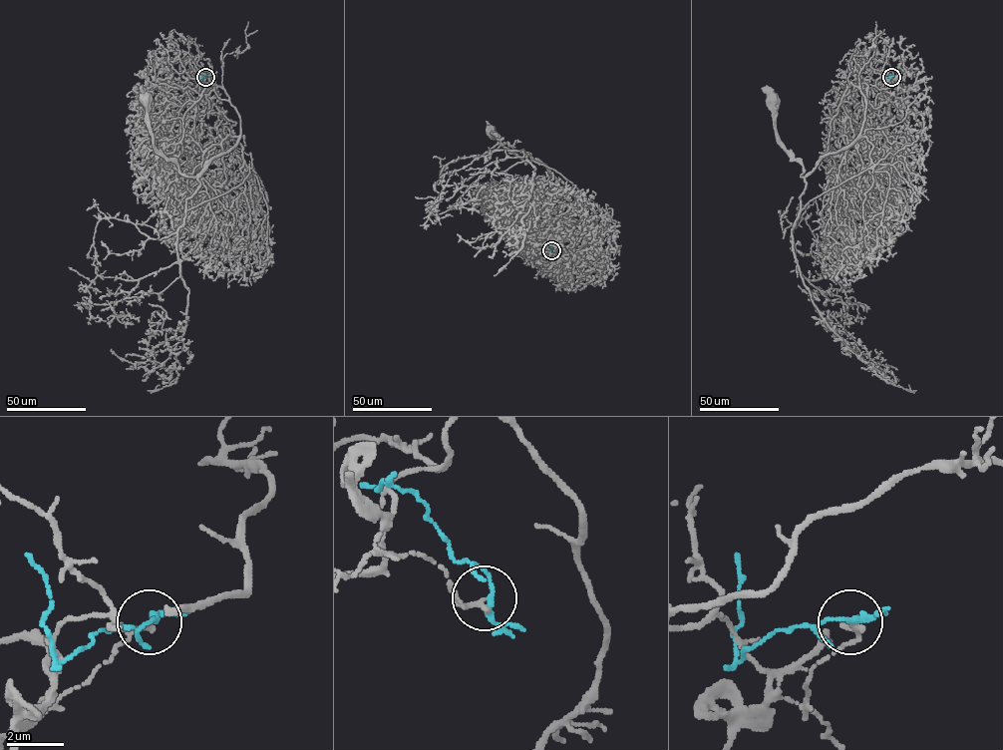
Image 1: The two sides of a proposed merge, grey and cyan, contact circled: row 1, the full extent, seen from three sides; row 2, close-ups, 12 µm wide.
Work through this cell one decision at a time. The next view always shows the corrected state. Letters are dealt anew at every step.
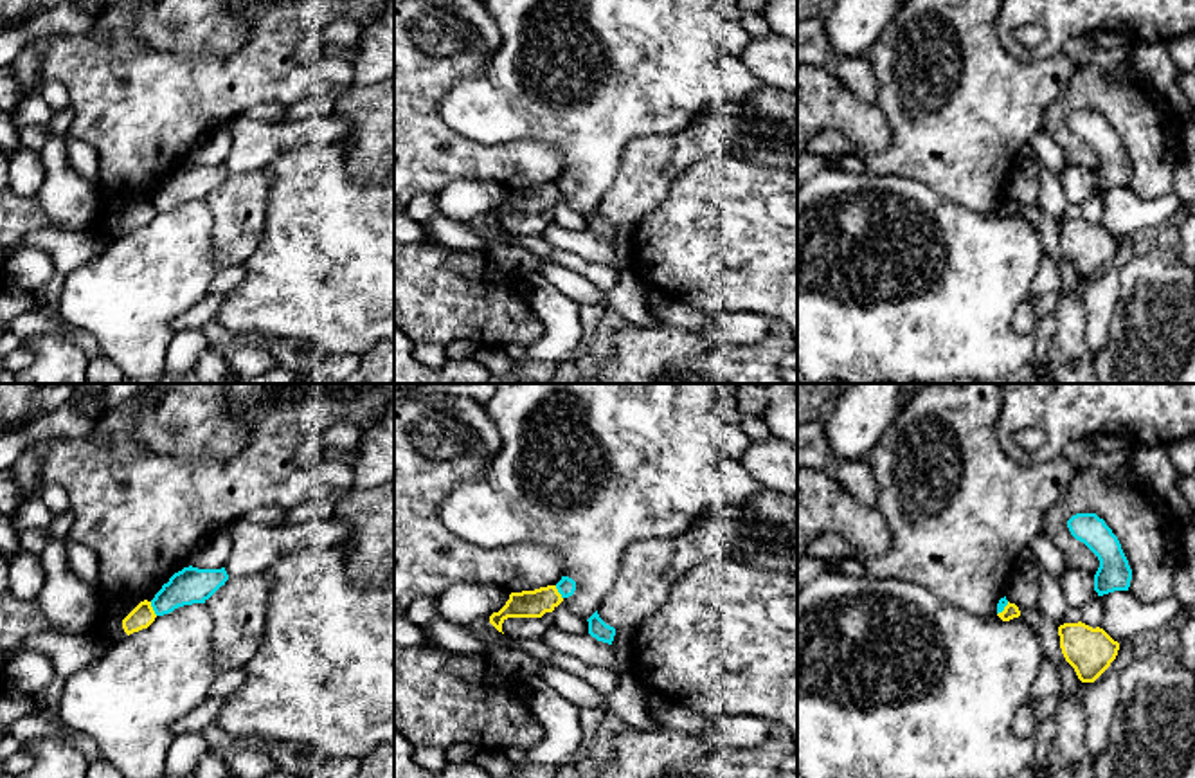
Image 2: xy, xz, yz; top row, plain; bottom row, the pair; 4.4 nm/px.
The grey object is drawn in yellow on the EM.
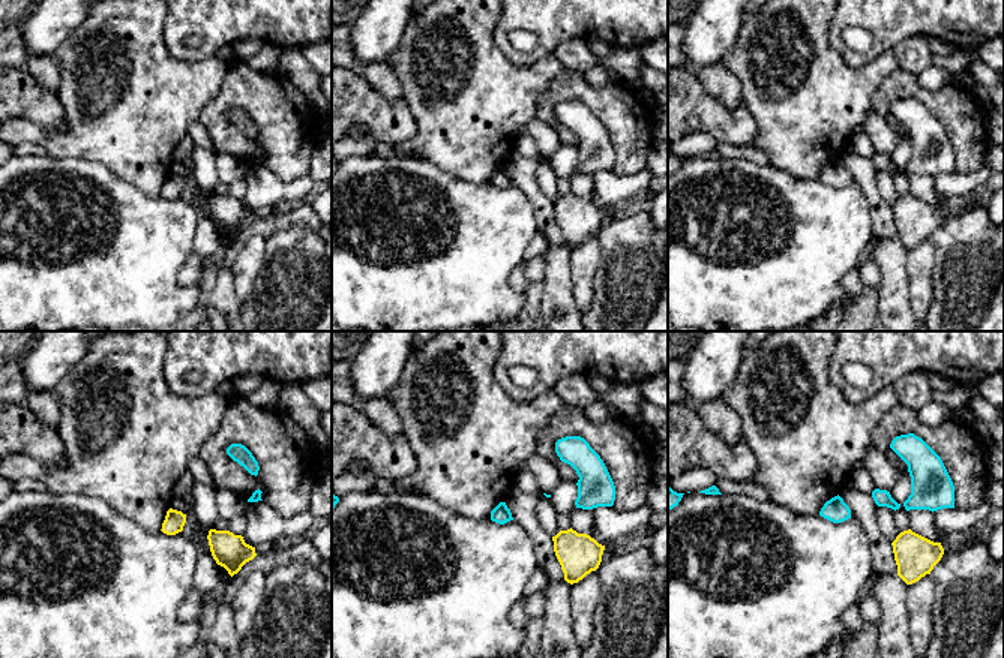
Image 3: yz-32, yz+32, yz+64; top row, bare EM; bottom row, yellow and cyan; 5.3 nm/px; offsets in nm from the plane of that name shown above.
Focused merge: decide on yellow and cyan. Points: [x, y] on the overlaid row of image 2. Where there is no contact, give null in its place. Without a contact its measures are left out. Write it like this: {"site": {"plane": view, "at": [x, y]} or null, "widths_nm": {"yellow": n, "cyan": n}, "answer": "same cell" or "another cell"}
{"site": {"plane": "xy", "at": [152, 609]}, "widths_nm": {"yellow": 100, "cyan": 160}, "answer": "another cell"}

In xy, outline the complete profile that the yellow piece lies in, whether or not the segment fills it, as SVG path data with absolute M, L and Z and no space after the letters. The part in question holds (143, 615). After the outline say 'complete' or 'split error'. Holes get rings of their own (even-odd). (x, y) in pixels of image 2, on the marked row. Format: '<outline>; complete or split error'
M140 602L124 620L122 629L130 636L142 629L148 629L155 621L157 614L151 607L151 602Z; complete

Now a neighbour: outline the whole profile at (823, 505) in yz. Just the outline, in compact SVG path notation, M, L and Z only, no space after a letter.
M797 468L797 560L822 535L842 538L858 560L891 549L891 531L876 506L851 497L831 472Z

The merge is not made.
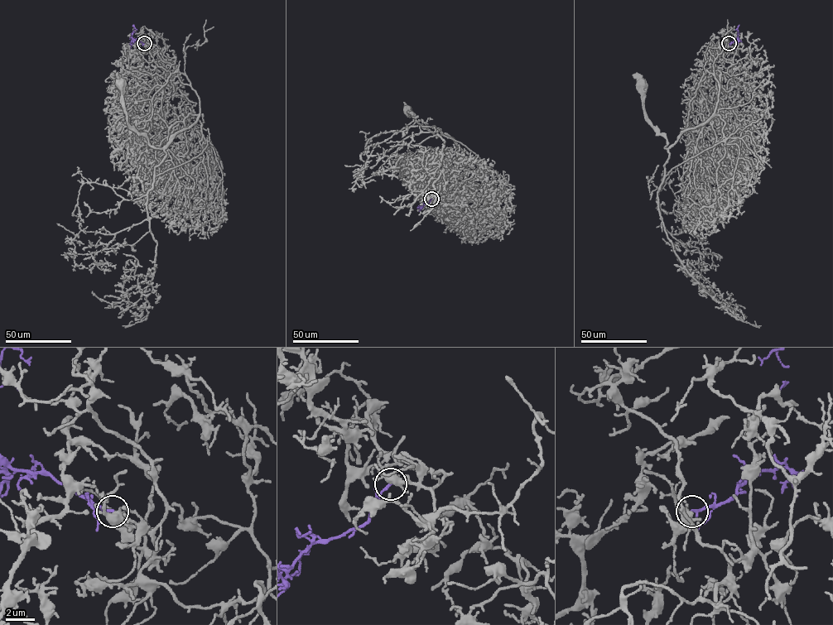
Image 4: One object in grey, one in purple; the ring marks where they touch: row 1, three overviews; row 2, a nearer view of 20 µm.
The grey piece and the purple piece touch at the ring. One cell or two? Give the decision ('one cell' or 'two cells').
two cells

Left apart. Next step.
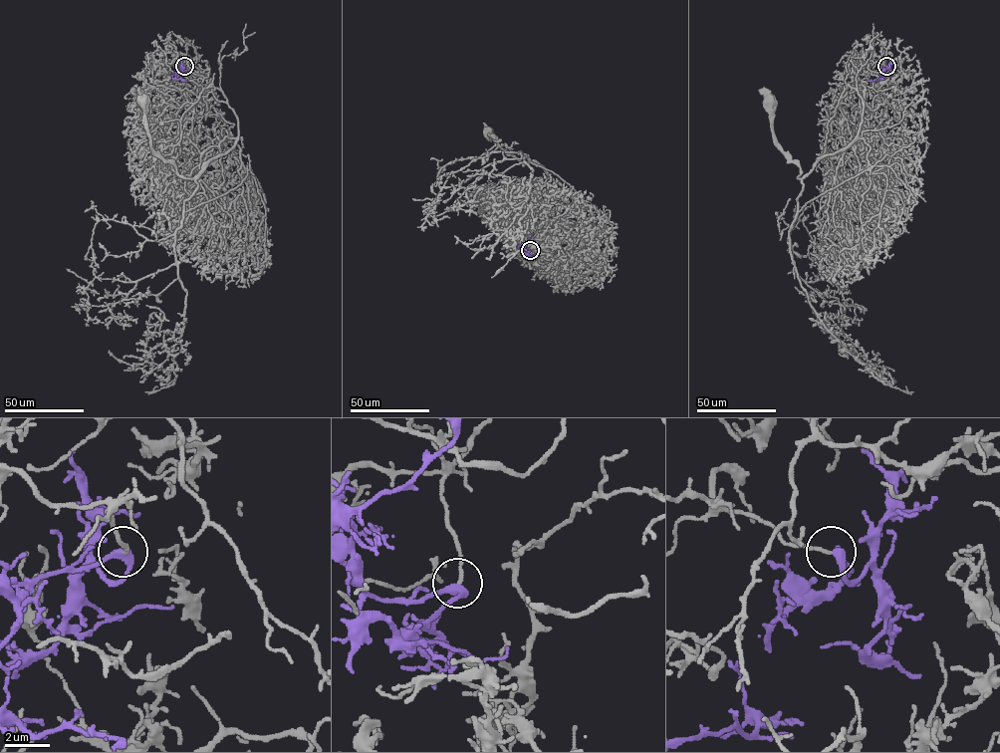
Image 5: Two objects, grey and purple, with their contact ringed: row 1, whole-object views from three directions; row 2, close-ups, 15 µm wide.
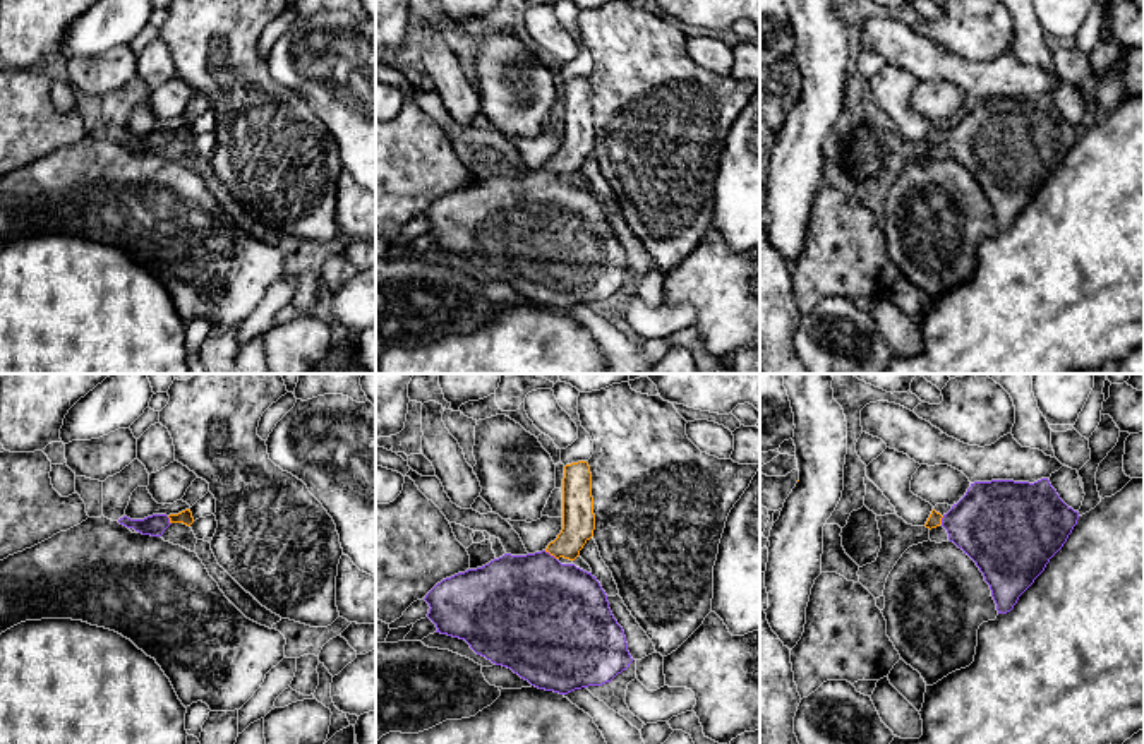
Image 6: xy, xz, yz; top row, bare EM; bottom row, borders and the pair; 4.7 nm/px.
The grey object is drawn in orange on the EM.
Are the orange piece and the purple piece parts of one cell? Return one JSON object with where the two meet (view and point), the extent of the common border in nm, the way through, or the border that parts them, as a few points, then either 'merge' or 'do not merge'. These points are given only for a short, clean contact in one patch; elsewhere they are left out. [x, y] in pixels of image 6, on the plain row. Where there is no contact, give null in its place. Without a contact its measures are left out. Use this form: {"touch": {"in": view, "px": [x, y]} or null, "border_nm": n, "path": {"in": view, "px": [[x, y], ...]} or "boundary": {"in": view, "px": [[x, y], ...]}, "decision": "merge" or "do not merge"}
{"touch": {"in": "xz", "px": [551, 170]}, "border_nm": 80, "path": {"in": "xz", "px": [[578, 138], [578, 143], [551, 170], [542, 184], [532, 220]]}, "decision": "merge"}

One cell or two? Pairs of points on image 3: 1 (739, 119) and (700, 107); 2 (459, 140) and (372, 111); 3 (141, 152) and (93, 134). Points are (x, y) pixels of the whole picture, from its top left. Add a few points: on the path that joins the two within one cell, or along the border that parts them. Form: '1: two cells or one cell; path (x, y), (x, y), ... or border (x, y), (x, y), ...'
1: one cell; path (730, 119), (715, 119), (709, 114)
2: two cells; border (402, 99), (413, 117), (414, 134), (393, 144)
3: one cell; path (129, 140), (123, 134), (105, 134)

